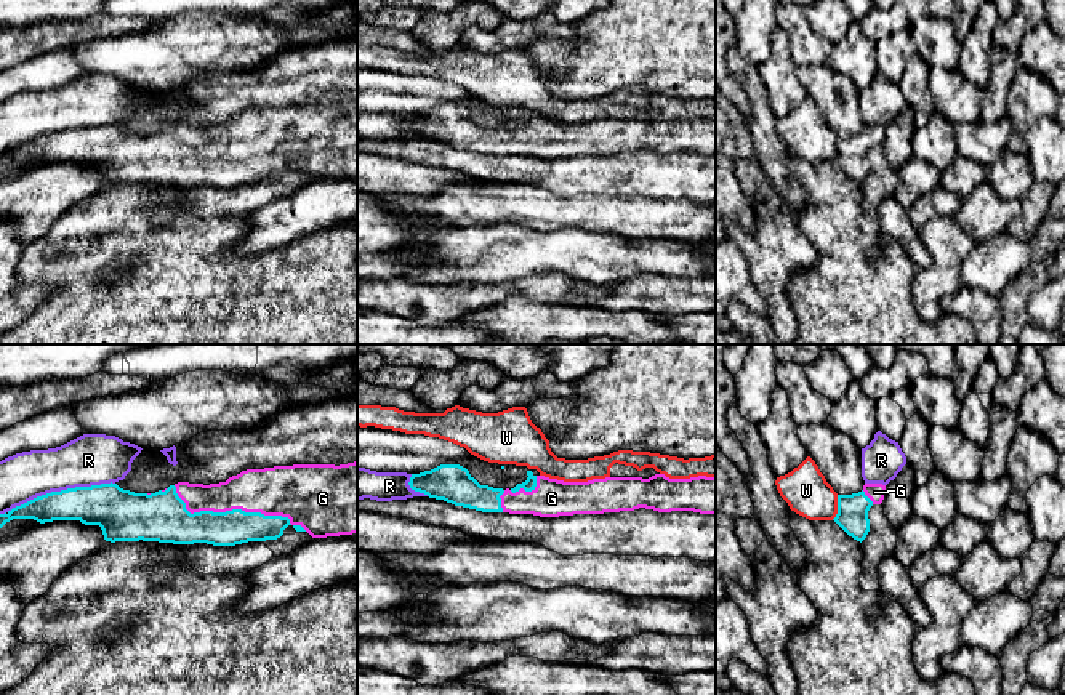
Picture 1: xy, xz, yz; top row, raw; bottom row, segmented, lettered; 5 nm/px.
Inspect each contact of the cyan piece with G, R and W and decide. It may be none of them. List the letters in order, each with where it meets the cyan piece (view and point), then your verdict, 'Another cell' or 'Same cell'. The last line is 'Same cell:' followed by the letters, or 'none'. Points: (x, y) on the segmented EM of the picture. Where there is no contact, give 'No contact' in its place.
G: Touches cyan at xy (236, 510). Same cell
R: Touches cyan at xy (56, 492). Another cell
W: Touches cyan at yz (838, 508). Another cell
Same cell: G

